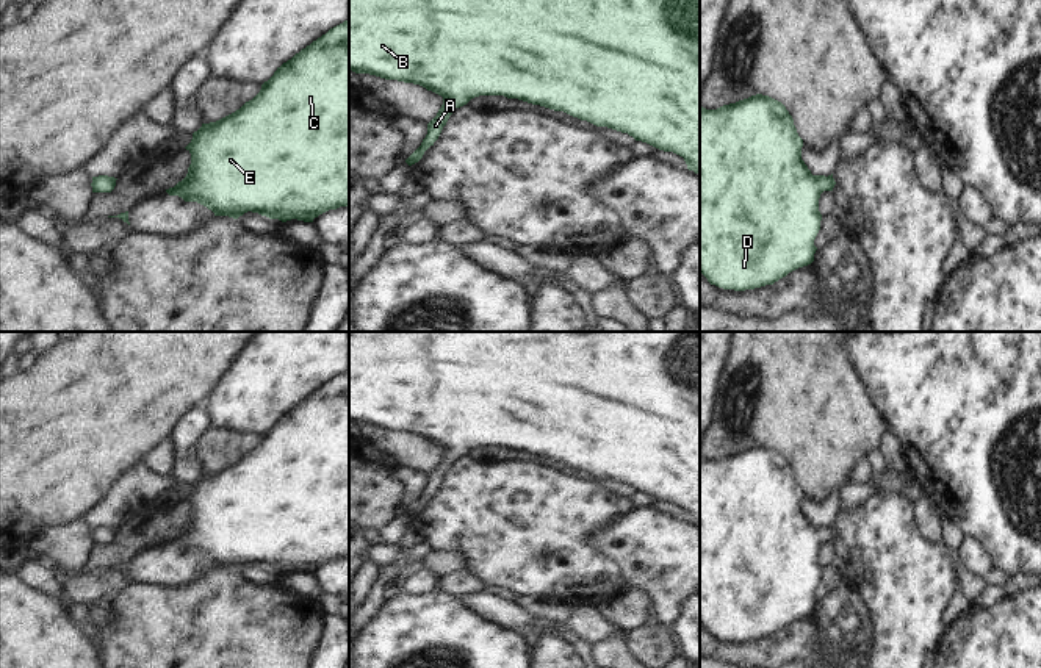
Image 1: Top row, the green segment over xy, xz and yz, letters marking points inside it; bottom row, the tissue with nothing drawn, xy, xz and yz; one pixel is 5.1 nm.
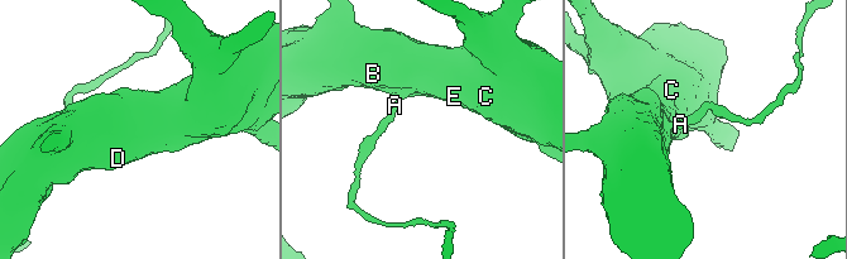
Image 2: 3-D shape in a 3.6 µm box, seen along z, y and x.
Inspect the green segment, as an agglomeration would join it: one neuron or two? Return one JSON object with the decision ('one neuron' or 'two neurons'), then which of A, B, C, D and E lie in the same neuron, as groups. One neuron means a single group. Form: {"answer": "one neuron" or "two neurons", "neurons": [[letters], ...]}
{"answer": "one neuron", "neurons": [["A", "B", "C", "D", "E"]]}

